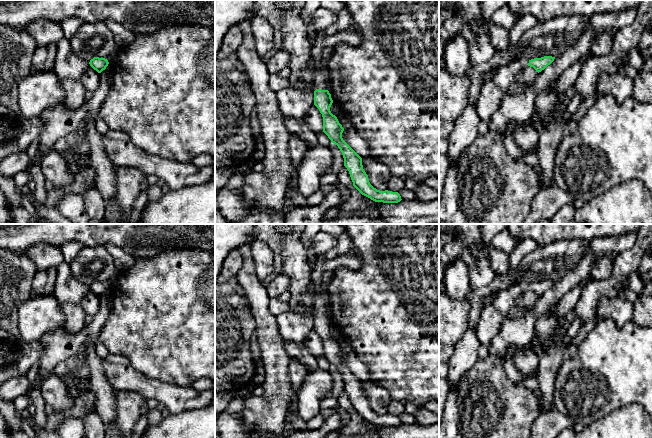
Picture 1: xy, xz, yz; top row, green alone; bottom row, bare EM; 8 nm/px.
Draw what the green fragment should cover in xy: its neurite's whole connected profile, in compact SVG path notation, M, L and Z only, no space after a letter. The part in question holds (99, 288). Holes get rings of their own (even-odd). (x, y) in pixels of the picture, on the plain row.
M94 281L93 283L90 284L89 288L98 297L101 297L103 294L106 293L109 286L105 282Z

